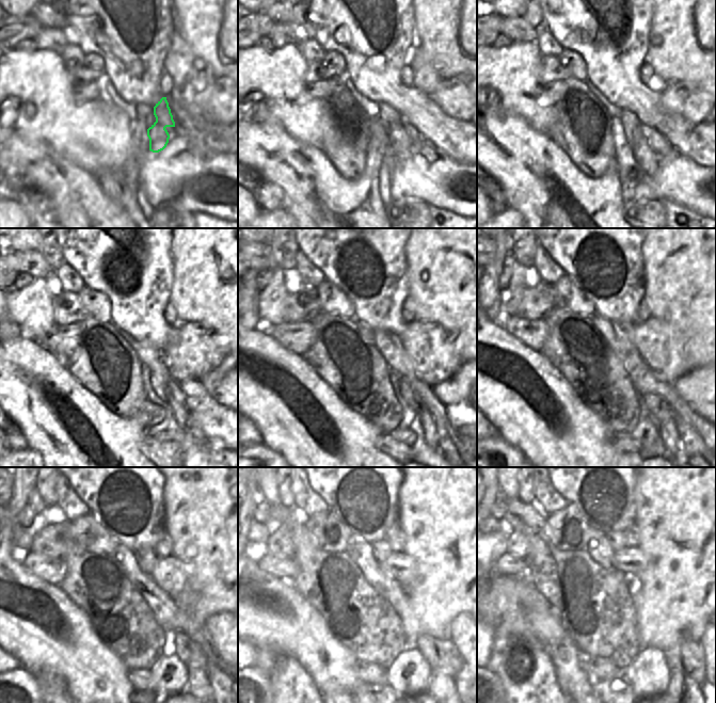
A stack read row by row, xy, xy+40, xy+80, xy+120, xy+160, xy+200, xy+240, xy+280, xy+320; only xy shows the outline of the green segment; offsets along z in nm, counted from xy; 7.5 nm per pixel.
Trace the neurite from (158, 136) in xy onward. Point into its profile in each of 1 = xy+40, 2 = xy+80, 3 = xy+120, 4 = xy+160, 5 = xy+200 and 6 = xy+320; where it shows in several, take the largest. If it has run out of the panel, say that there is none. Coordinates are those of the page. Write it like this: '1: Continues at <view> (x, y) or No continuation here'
1: Continues at xy+40 (400, 146)
2: Continues at xy+80 (647, 158)
3: Continues at xy+120 (180, 413)
4: Continues at xy+160 (425, 418)
5: Continues at xy+200 (668, 432)
6: Continues at xy+320 (680, 684)

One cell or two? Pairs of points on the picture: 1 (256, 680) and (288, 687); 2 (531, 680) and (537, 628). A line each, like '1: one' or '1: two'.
1: two
2: two

